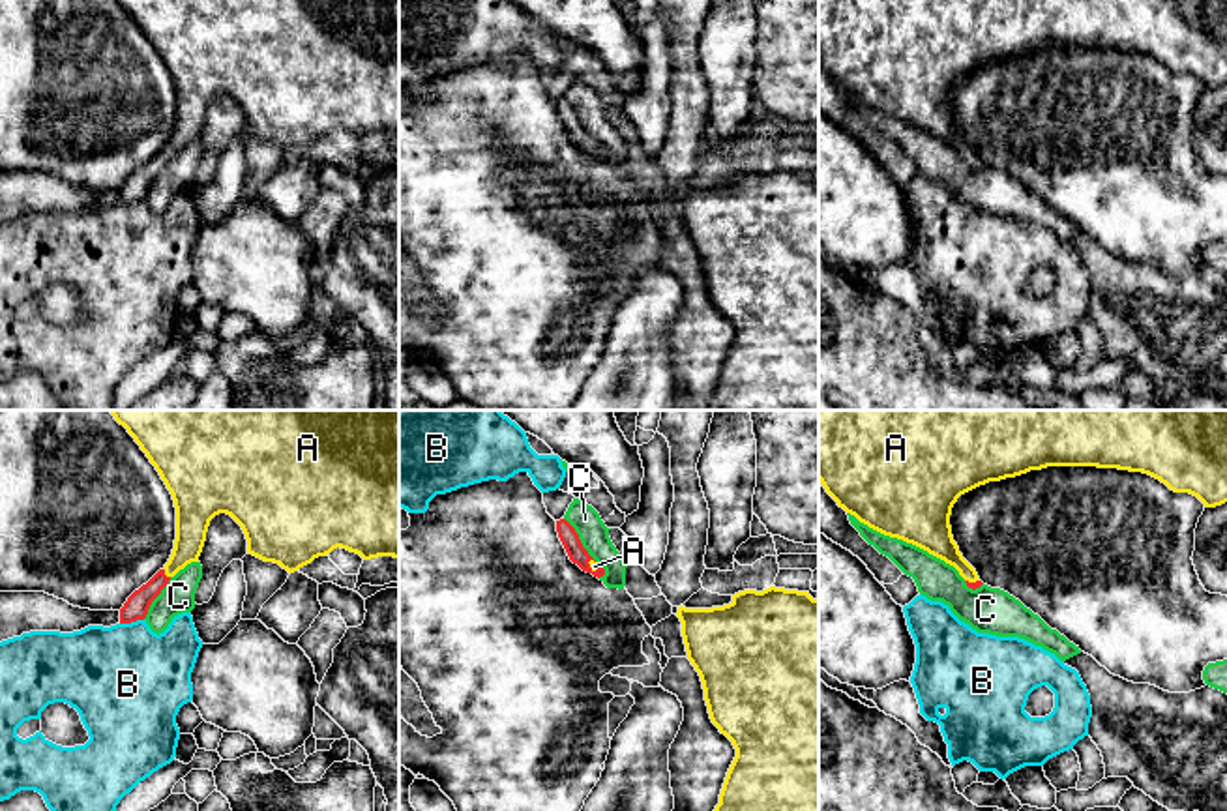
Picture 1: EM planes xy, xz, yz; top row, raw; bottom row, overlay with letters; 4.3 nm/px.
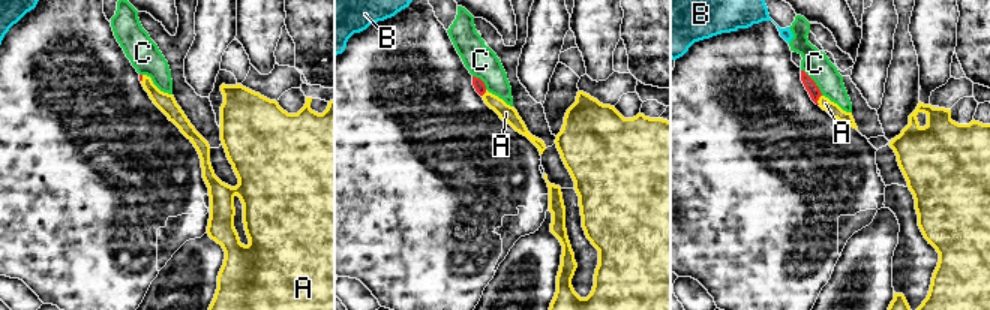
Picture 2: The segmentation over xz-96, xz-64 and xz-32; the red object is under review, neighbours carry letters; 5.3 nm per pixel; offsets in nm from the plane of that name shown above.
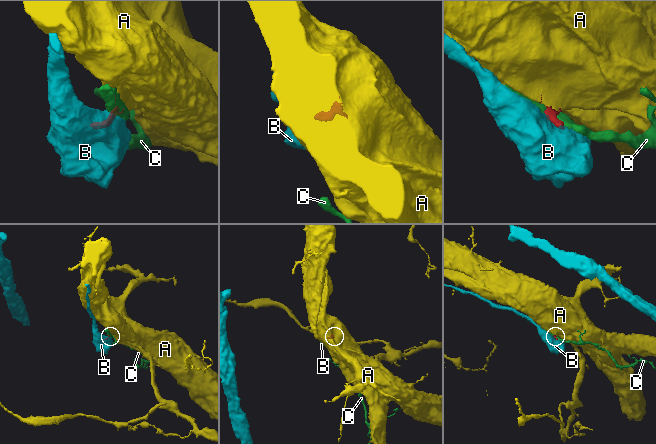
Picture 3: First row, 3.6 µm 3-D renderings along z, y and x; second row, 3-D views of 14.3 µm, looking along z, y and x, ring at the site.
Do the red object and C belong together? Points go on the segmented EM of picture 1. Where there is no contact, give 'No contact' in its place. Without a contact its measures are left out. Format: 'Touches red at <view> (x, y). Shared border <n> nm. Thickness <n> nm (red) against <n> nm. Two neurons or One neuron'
Touches red at xz (579, 540). Shared border 240 nm. Thickness 80 nm (red) against 130 nm. Two neurons

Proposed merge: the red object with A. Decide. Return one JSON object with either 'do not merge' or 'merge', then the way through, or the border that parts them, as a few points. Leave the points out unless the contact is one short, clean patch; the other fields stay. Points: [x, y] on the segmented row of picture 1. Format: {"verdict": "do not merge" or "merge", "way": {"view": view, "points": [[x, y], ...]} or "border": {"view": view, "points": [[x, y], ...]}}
{"verdict": "merge", "way": {"view": "xy", "points": [[135, 607], [163, 574], [186, 551], [192, 523]]}}

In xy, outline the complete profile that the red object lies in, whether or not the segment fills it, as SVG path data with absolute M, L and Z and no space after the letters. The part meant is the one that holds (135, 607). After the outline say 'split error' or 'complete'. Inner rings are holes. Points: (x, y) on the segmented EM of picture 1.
M107 410L127 429L172 494L174 549L146 584L120 609L120 624L144 620L169 581L199 562L210 521L230 515L244 530L247 553L288 573L341 547L363 560L399 558L399 410Z; split error

